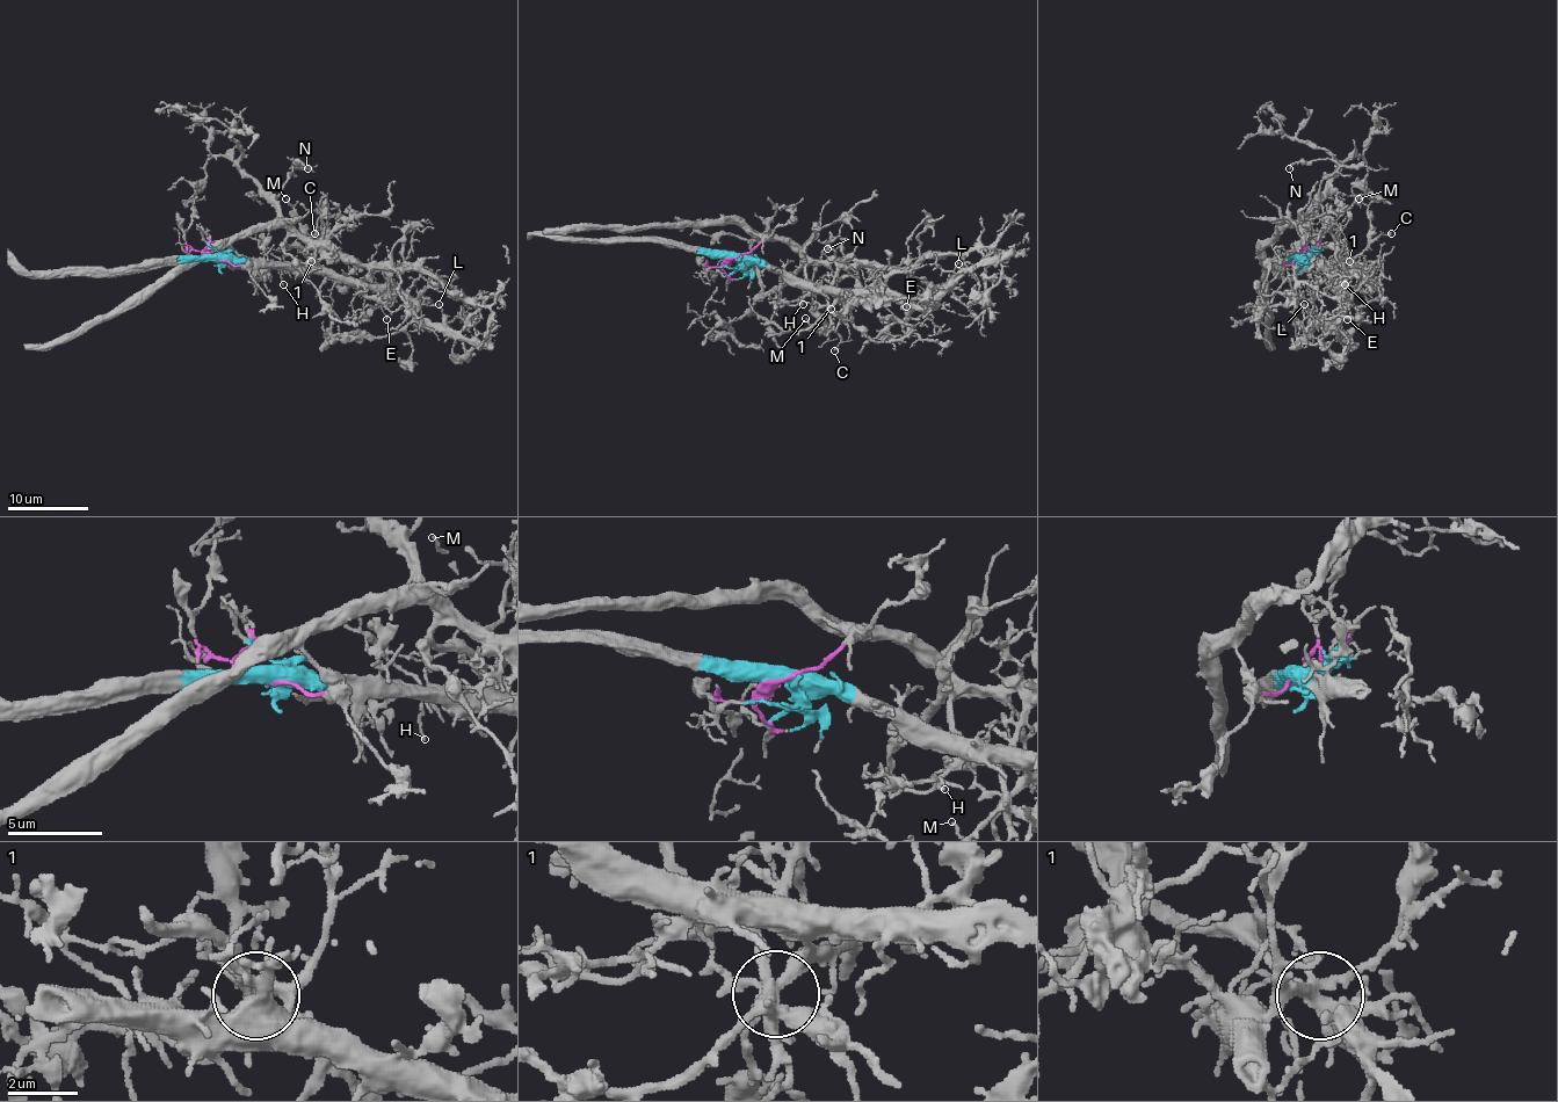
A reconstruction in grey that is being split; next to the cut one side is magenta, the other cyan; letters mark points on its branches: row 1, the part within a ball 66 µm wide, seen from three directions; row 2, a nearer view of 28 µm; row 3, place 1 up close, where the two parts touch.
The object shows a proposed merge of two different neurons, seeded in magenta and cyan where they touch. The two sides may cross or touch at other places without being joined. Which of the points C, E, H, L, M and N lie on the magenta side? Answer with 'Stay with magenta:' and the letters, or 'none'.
Stay with magenta: N

